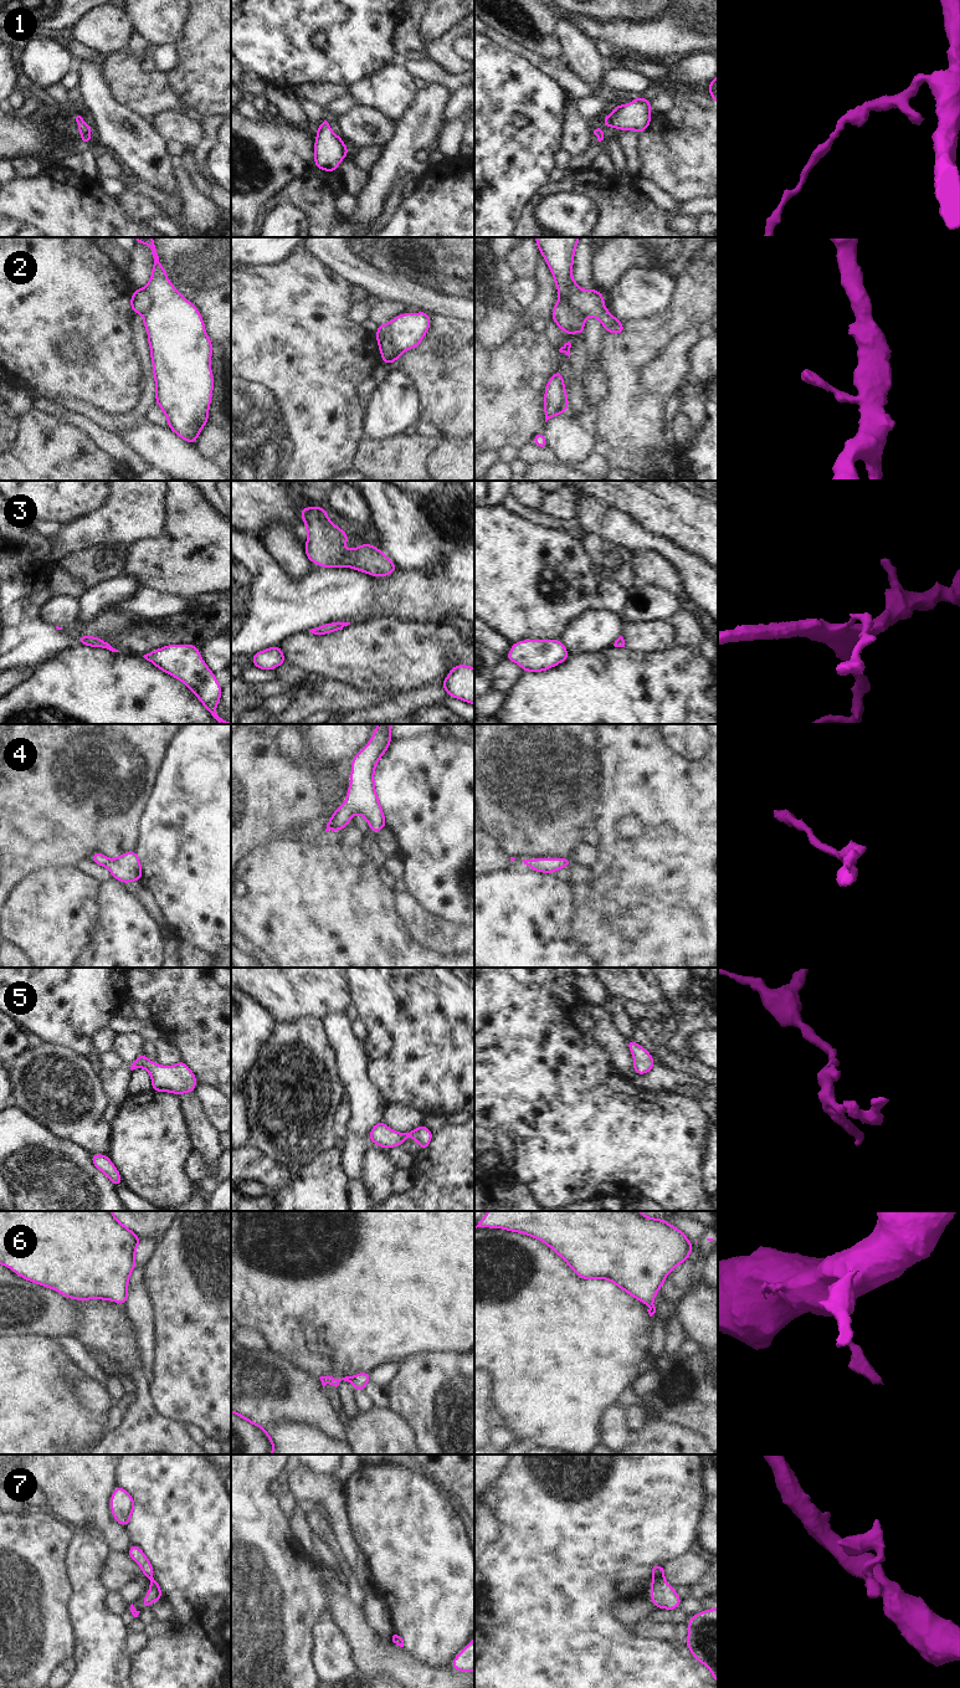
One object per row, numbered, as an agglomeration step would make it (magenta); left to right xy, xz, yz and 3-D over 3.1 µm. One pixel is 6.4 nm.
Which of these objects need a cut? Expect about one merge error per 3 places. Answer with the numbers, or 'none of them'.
2, 7

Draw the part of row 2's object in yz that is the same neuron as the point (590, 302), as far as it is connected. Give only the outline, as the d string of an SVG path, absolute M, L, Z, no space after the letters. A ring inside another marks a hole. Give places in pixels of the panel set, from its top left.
M594 288L582 289L581 292L574 293L568 302L569 306L581 312L582 314L599 319L605 328L605 332L622 334L625 332L625 327L606 309L604 297L604 293Z

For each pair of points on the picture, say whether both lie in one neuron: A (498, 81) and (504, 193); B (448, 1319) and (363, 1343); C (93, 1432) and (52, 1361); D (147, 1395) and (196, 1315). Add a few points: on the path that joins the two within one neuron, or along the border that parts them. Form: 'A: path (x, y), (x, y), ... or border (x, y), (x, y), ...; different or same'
A: path (503, 108), (502, 165); same
B: path (427, 1319), (386, 1319), (384, 1322); same
C: path (76, 1415), (52, 1391), (52, 1379); same
D: border (152, 1385), (154, 1405), (163, 1414); different

